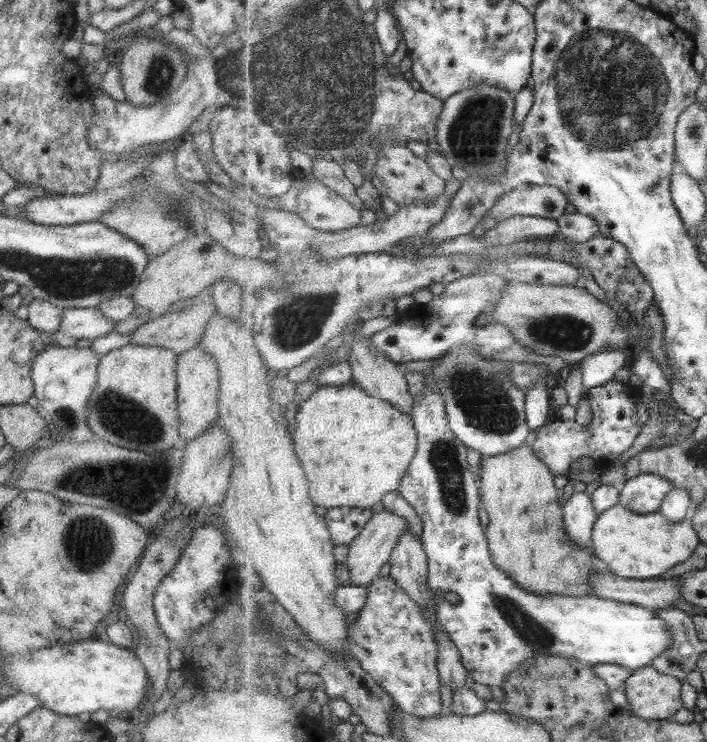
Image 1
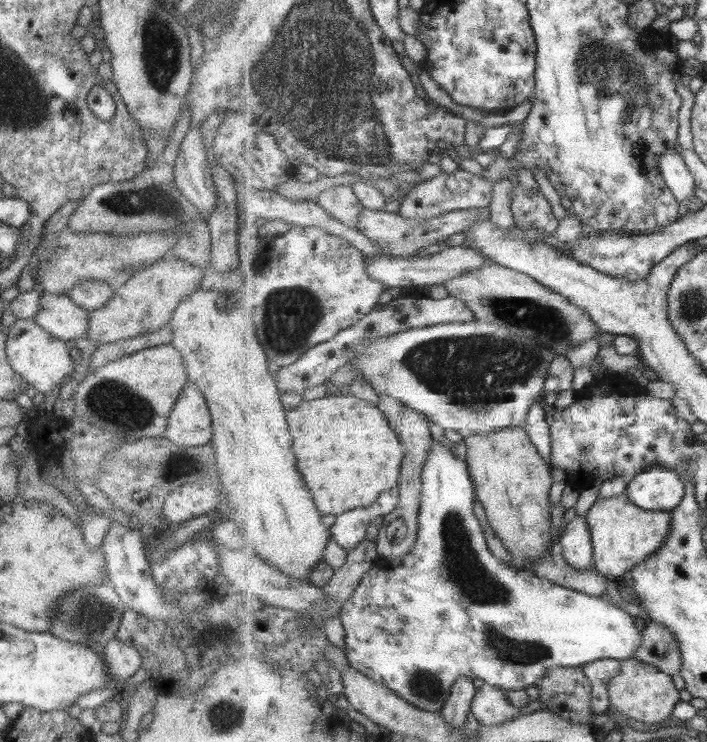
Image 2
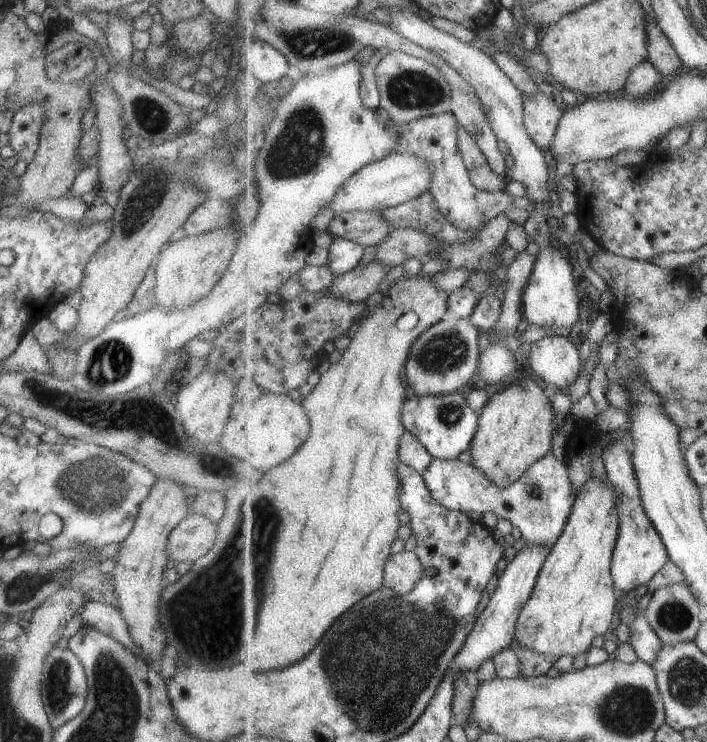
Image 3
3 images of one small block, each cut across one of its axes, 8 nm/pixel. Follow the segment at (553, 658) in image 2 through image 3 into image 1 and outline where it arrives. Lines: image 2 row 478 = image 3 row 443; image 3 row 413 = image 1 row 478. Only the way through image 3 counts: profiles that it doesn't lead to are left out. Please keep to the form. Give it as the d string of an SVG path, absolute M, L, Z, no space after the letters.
M425 380L421 395L414 400L412 419L418 430L418 453L413 457L398 491L415 507L424 525L421 540L428 554L428 581L435 593L439 628L445 629L459 647L463 664L475 683L501 688L507 677L523 665L523 661L541 654L575 658L590 665L619 664L634 672L652 666L651 662L663 654L663 650L669 650L673 644L673 633L667 627L667 621L654 610L627 602L599 600L595 594L581 597L533 594L523 590L523 586L501 570L495 564L487 533L479 520L479 510L483 509L480 478L471 469L469 447L451 430L445 401L441 394L436 394L434 382Z

